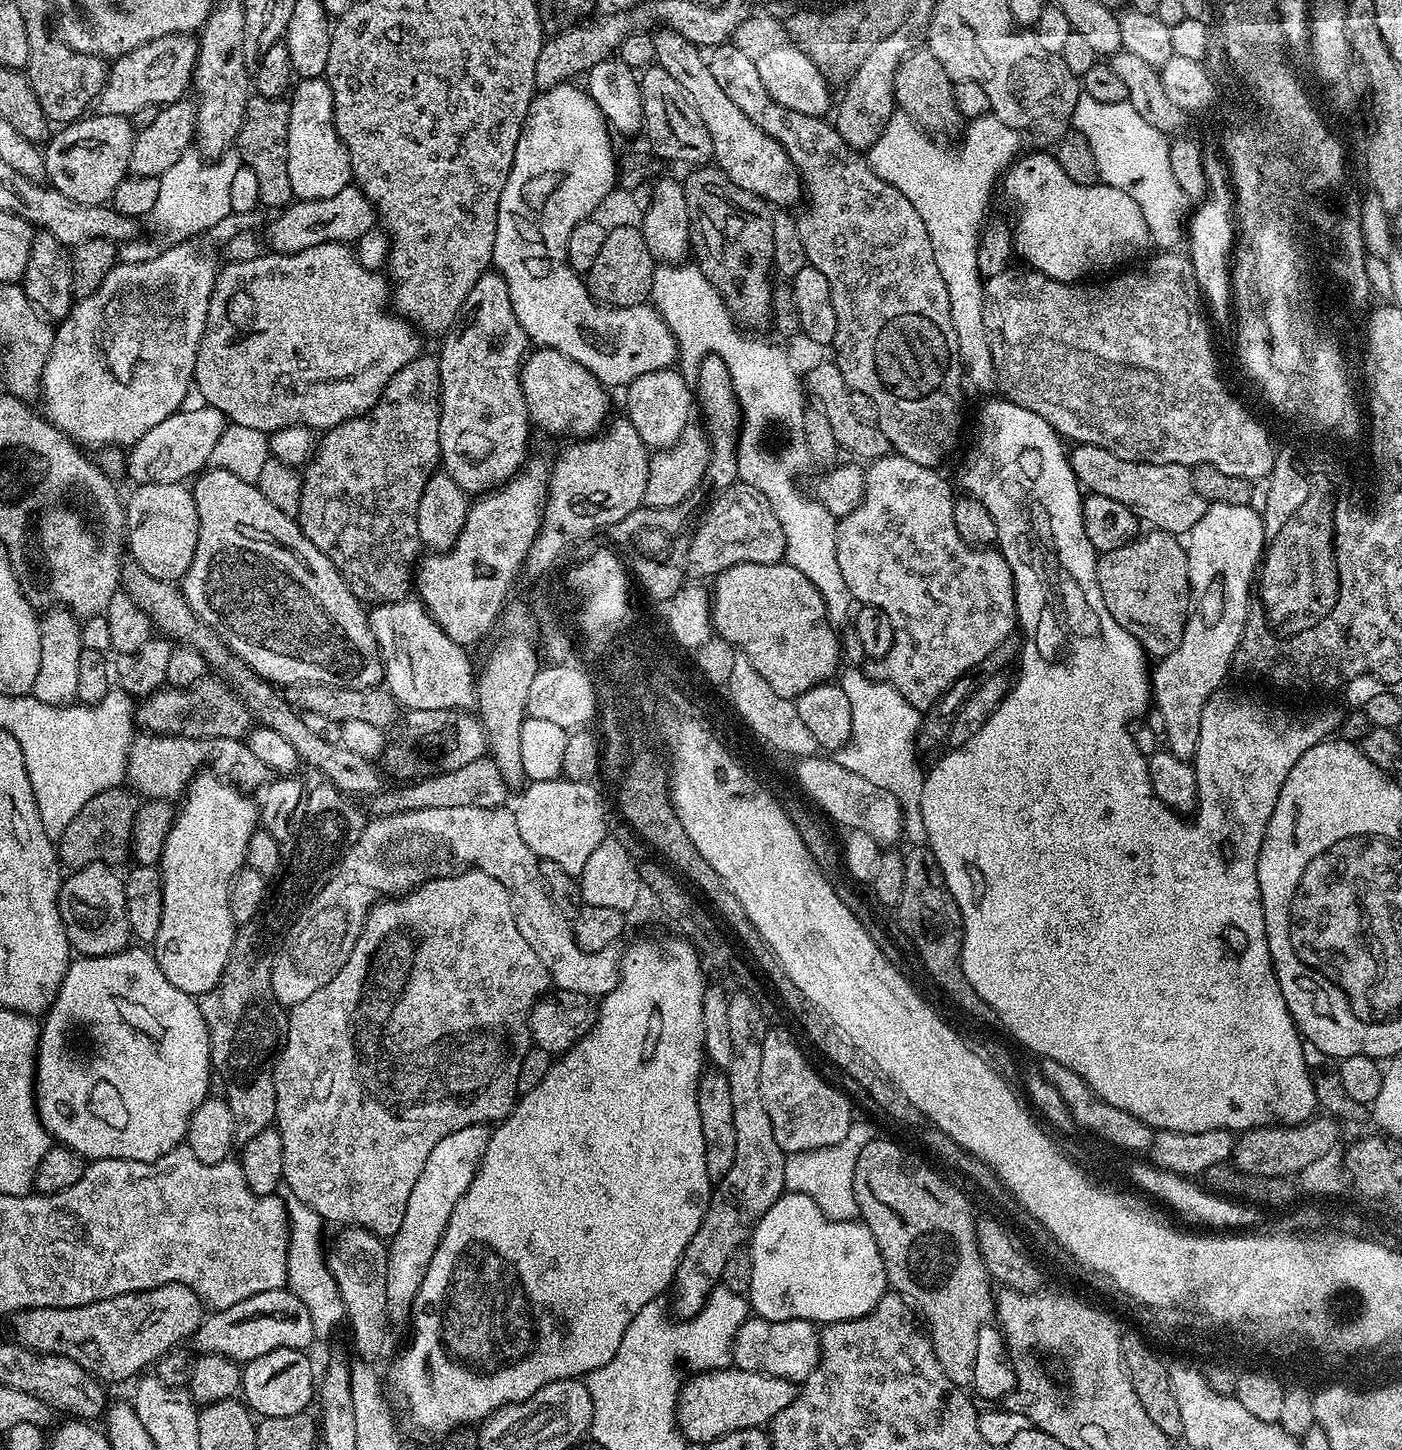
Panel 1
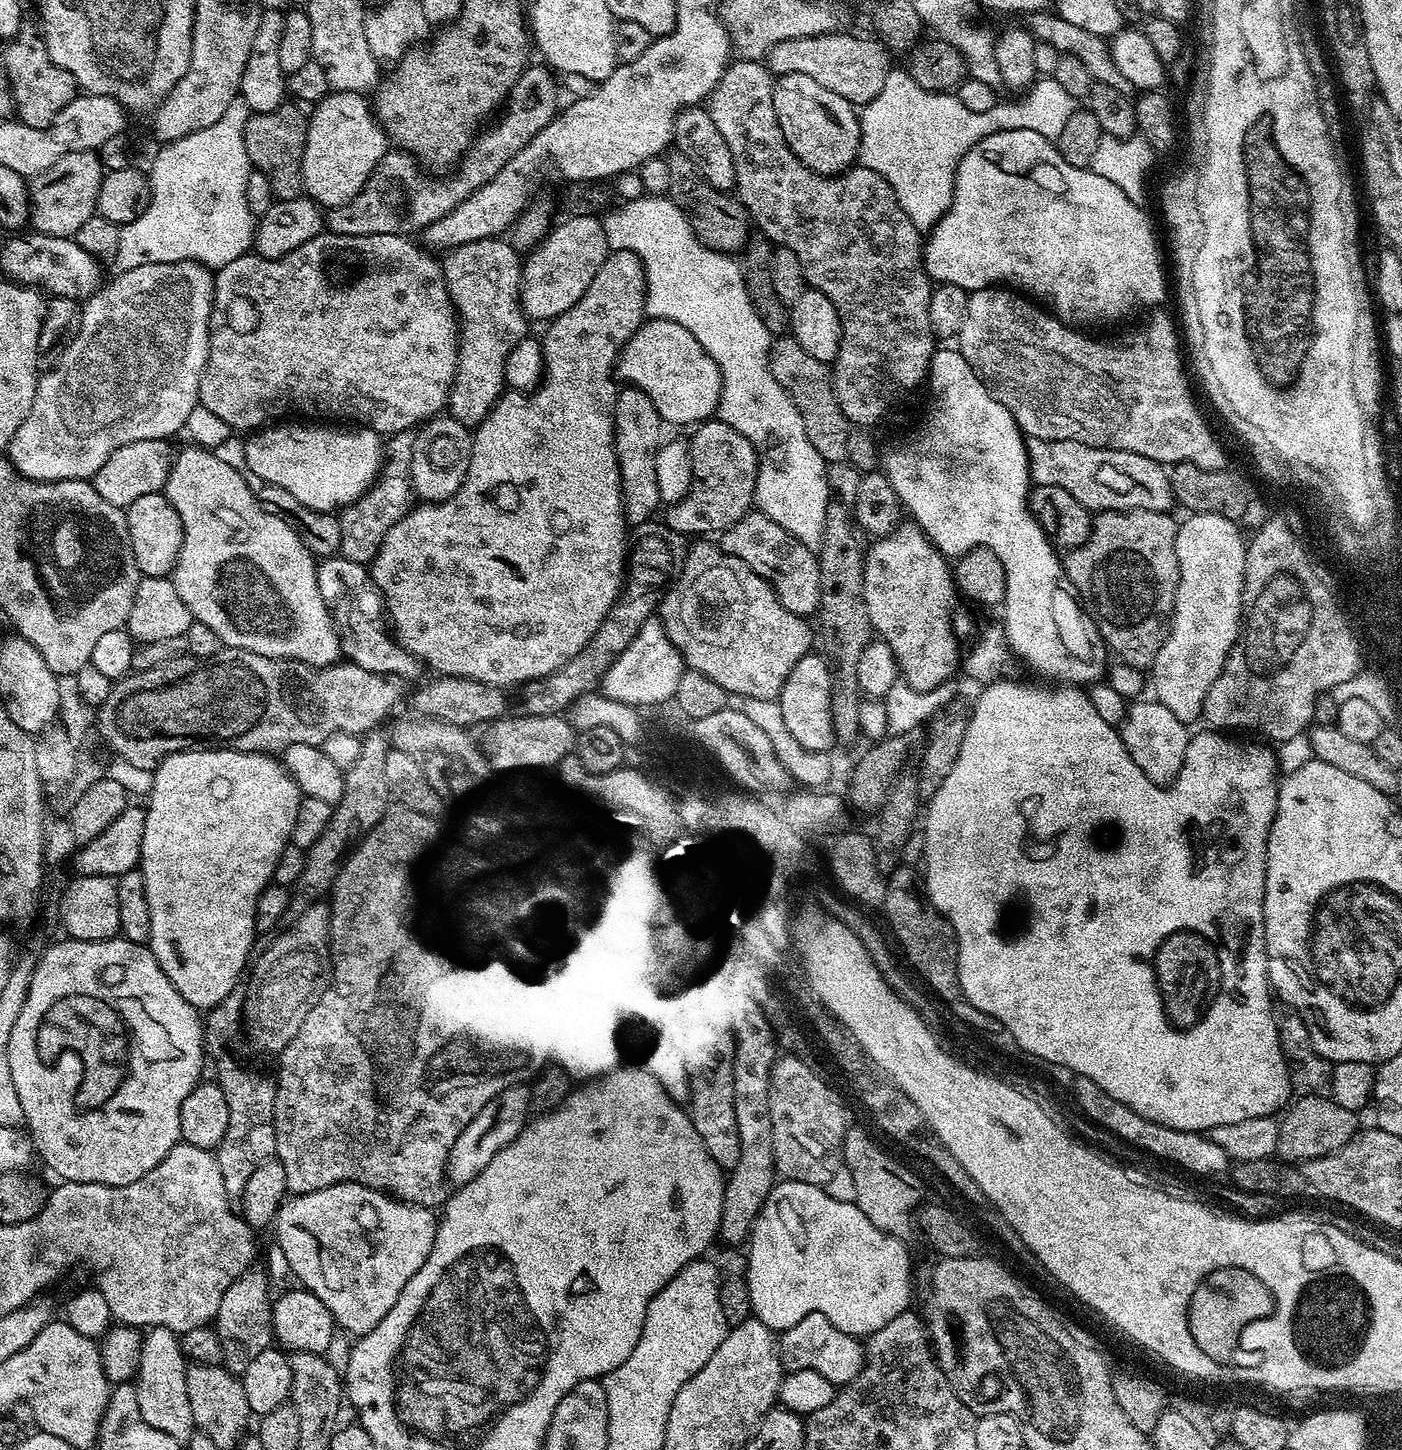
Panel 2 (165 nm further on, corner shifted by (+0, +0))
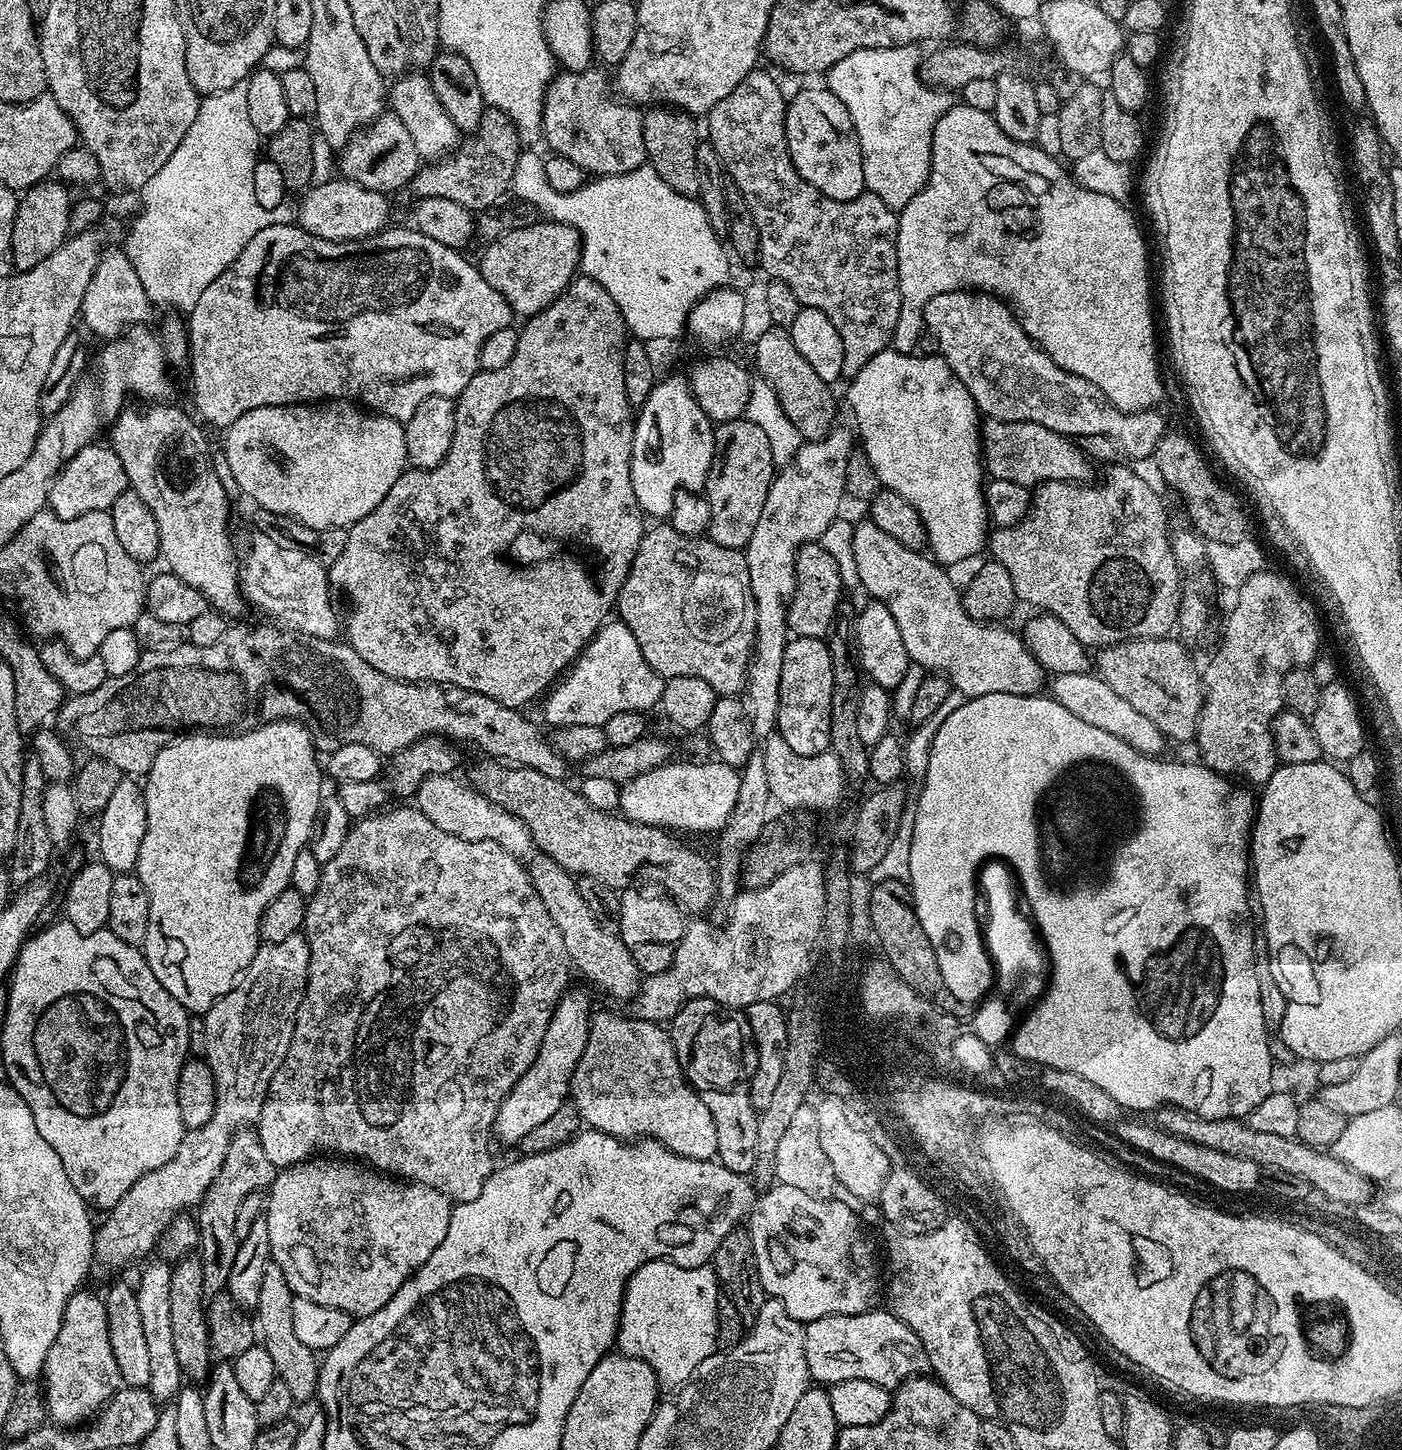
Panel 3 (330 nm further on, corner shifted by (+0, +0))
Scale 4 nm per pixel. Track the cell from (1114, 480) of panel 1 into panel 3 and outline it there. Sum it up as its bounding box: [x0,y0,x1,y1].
[982,419,1093,486]

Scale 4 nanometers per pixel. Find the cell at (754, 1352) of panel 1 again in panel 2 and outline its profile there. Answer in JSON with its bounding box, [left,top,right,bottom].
[779,1314,866,1386]

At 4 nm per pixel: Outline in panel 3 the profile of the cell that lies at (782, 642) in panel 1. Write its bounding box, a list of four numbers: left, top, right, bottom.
[615,522,756,697]

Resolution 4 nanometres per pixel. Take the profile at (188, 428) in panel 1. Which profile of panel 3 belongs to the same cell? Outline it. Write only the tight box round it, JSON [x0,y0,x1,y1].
[47,442,129,520]

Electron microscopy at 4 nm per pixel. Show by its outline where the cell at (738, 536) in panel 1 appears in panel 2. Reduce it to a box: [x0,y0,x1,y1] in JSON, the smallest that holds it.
[718,510,819,617]

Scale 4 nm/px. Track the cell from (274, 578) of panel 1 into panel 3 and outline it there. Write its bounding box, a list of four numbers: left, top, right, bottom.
[110,402,246,617]

